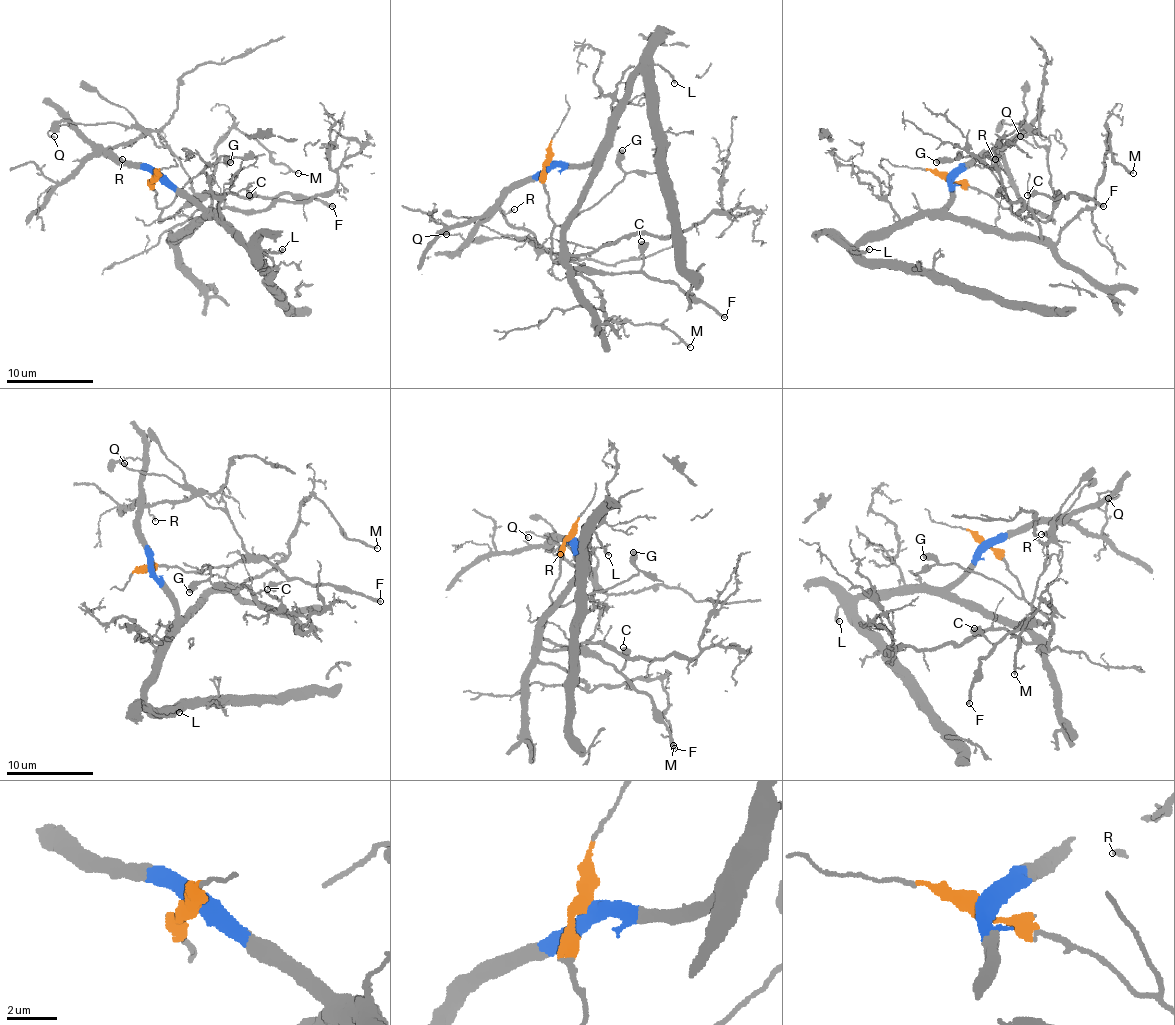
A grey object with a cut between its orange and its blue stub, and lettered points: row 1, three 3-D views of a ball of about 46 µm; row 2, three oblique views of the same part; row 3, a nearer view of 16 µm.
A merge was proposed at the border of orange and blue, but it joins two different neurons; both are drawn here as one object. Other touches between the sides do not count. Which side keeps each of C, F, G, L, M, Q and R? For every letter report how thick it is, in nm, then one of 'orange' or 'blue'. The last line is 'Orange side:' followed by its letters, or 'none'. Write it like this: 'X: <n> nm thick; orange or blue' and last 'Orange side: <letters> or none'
C: 600 nm thick; orange
F: 280 nm thick; orange
G: 500 nm thick; orange
L: 220 nm thick; blue
M: 180 nm thick; blue
Q: 170 nm thick; blue
R: 200 nm thick; blue
Orange side: C, F, G

